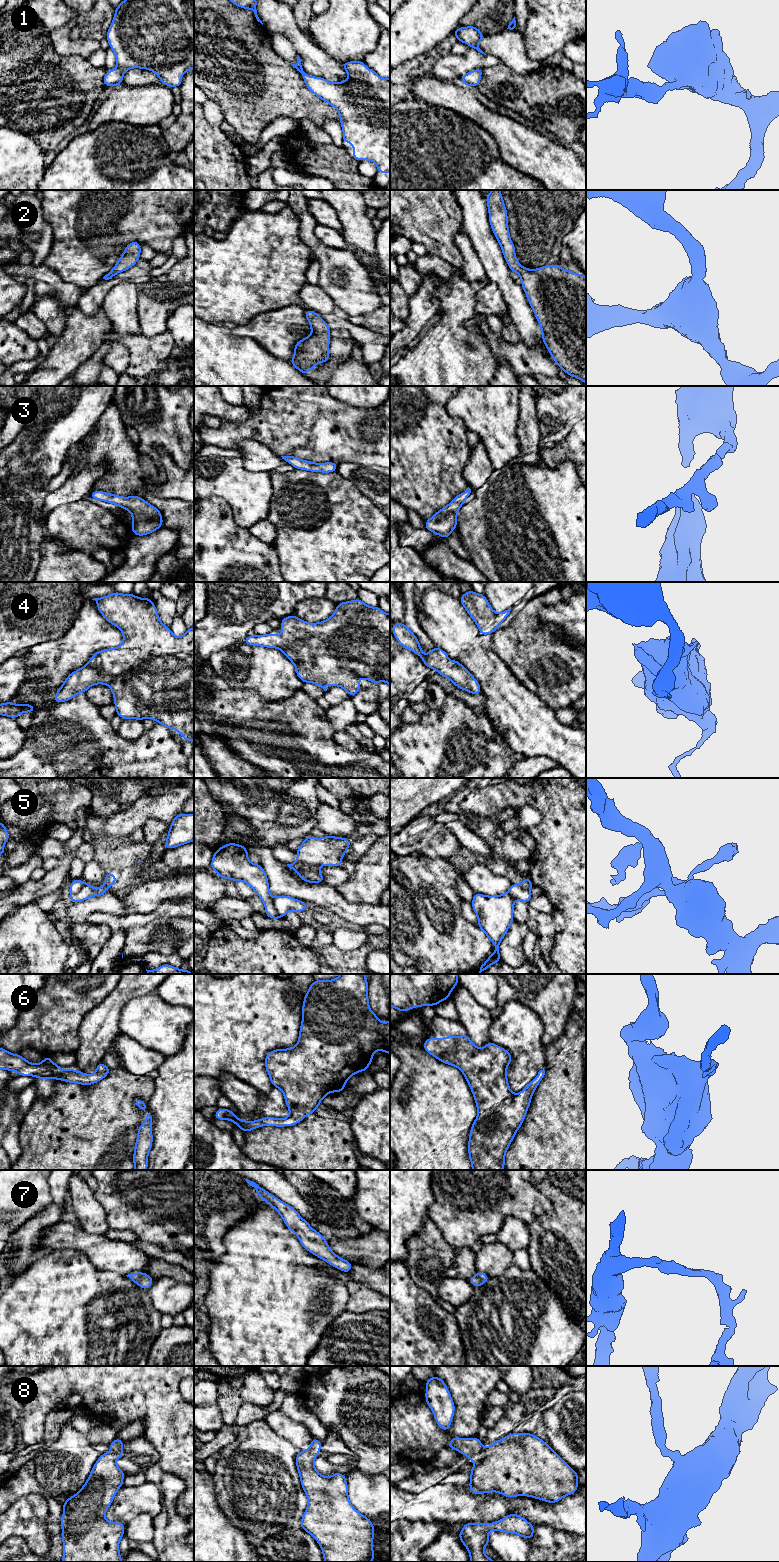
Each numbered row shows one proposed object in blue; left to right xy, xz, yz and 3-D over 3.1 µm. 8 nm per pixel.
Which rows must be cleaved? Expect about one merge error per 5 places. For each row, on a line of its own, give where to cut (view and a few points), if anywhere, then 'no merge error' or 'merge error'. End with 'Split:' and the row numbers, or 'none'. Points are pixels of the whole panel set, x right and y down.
1: no cut; no merge error
2: no cut; no merge error
3: no cut; no merge error
4: no cut; no merge error
5: cut in xz along (272, 898), (272, 904), (279, 917); merge error
6: no cut; no merge error
7: no cut; no merge error
8: no cut; no merge error
Split: 5

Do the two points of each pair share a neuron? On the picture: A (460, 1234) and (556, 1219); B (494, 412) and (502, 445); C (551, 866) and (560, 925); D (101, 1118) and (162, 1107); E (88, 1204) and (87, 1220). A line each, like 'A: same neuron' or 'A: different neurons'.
A: different neurons
B: same neuron
C: different neurons
D: different neurons
E: same neuron

